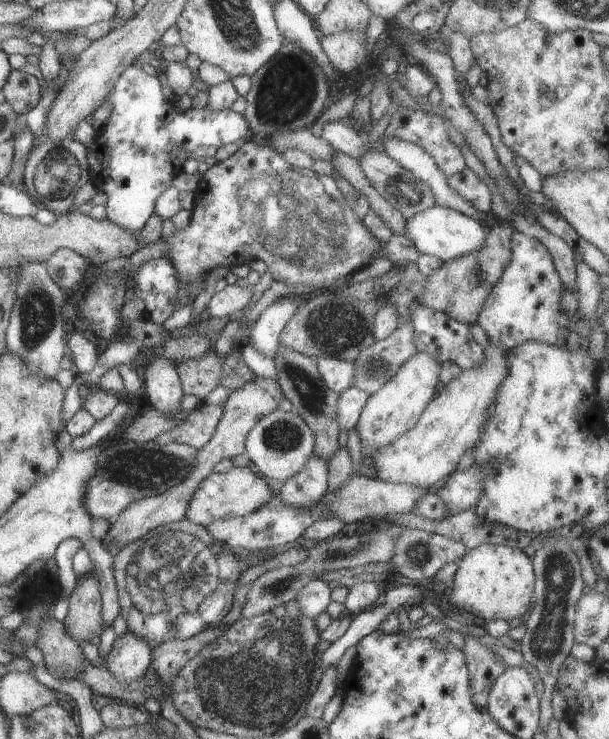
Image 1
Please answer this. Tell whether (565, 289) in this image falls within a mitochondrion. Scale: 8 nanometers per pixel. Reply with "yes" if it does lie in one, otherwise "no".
no

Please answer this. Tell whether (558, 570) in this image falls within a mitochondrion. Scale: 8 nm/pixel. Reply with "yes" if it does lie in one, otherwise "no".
yes

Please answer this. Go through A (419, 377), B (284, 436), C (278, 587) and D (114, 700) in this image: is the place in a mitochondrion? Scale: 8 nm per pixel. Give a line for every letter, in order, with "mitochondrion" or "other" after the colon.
A: other
B: mitochondrion
C: mitochondrion
D: other

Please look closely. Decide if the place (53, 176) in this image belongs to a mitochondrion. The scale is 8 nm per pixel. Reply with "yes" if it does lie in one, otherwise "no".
yes

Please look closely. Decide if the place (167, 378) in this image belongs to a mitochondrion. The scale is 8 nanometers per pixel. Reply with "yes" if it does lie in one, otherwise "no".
no

